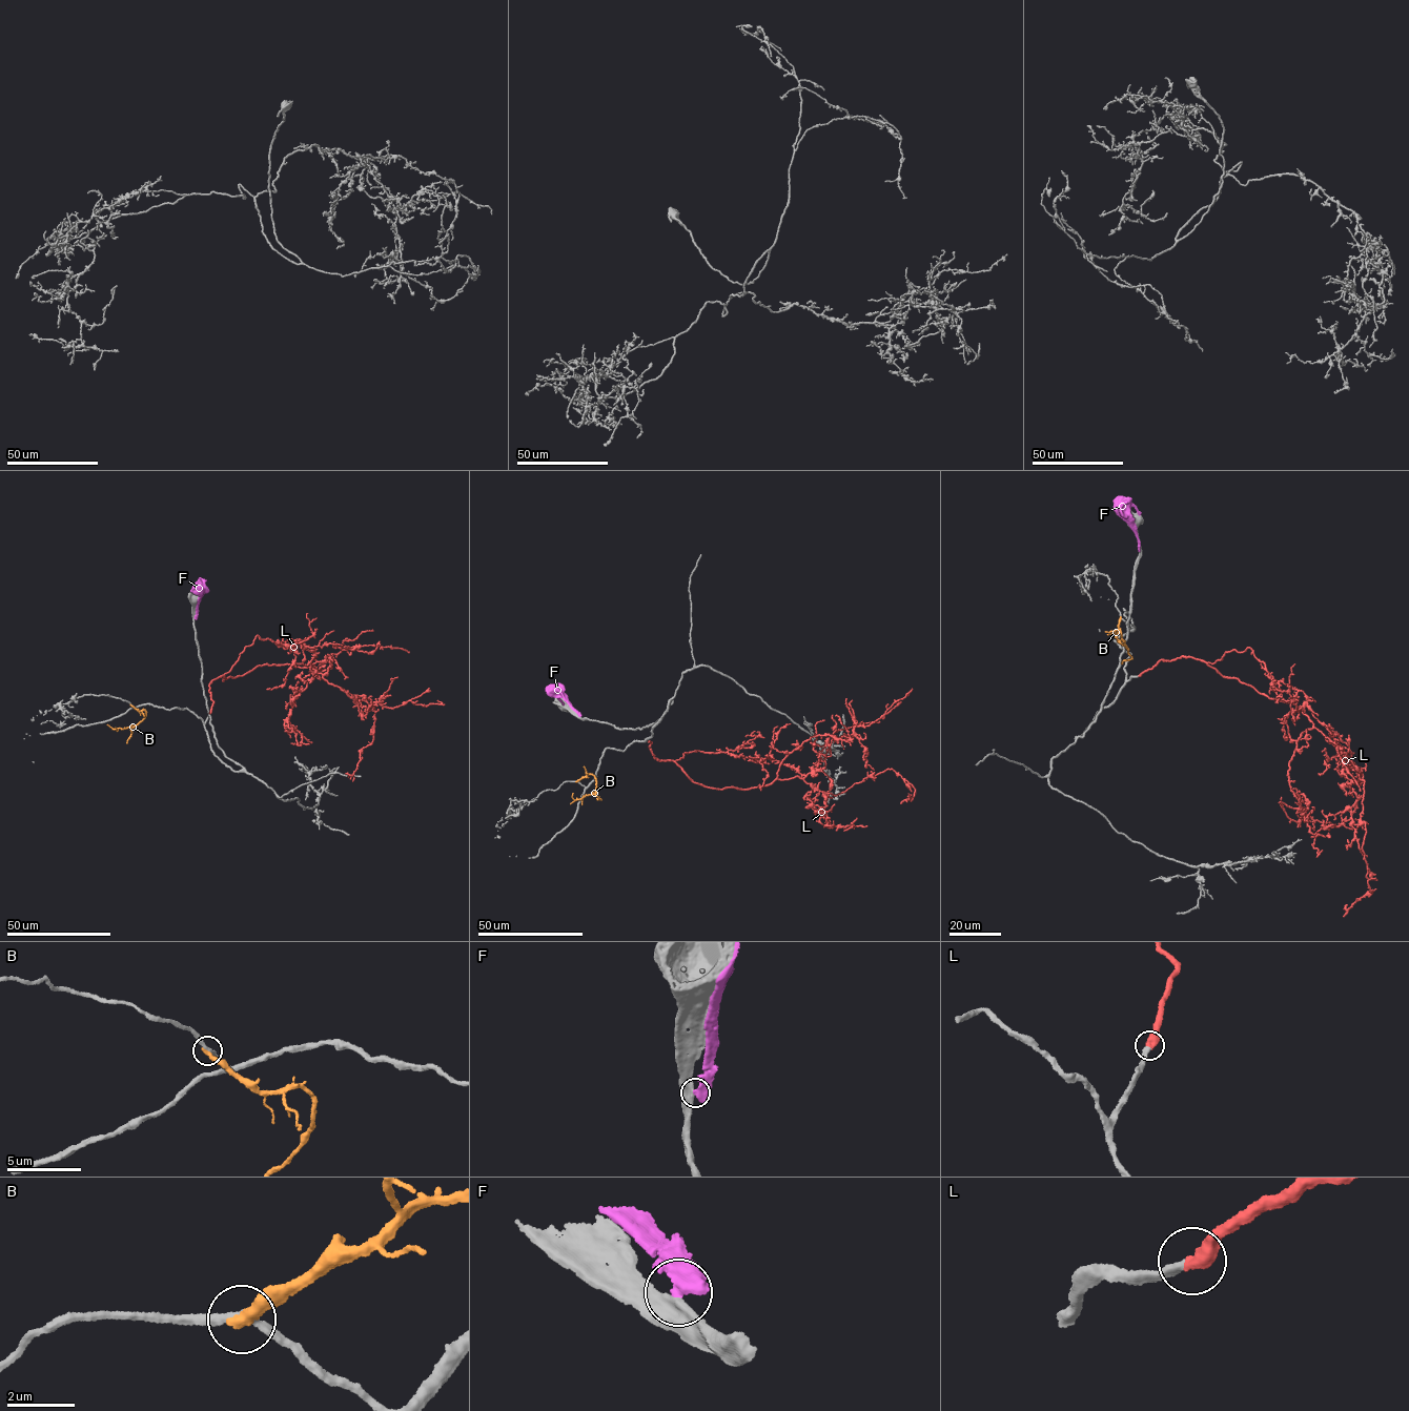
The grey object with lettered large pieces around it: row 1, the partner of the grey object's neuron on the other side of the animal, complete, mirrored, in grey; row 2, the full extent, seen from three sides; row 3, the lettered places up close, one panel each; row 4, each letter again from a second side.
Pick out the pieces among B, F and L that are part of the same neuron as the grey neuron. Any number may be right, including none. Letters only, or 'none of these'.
L

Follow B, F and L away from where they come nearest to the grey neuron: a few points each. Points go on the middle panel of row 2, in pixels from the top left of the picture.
B: (576, 781), (589, 774), (594, 776), (595, 793), (575, 800), (573, 793)
F: (579, 715), (567, 700), (556, 694), (564, 704)
L: (648, 741), (655, 758), (720, 789), (797, 776), (835, 795), (892, 769), (915, 790), (900, 803)

